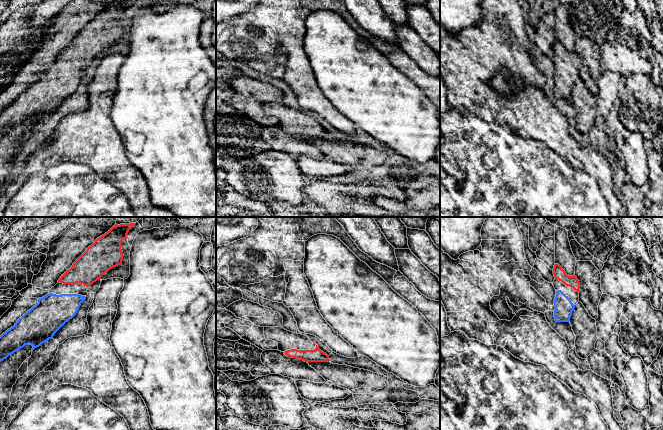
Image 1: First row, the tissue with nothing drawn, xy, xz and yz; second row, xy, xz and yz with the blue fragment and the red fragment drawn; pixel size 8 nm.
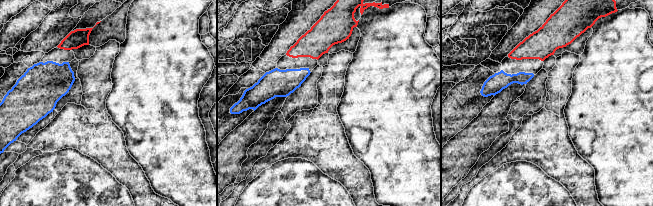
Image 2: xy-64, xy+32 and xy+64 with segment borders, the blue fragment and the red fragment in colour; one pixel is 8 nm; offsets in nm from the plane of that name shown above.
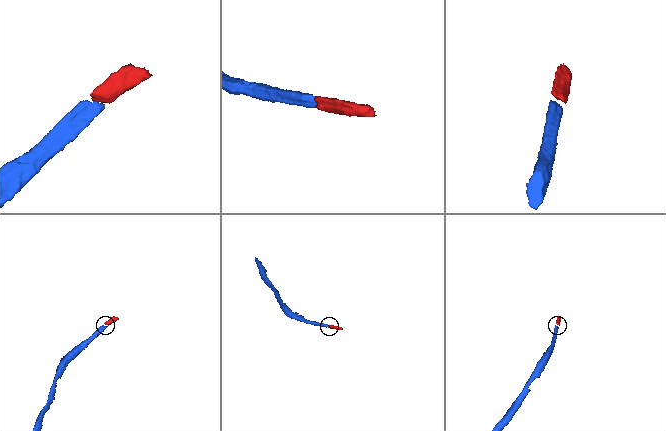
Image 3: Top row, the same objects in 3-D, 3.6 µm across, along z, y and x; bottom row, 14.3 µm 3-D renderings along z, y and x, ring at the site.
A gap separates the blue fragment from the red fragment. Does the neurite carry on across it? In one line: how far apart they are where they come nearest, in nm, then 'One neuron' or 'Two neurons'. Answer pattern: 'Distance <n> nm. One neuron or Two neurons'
Distance 60 nm. One neuron

